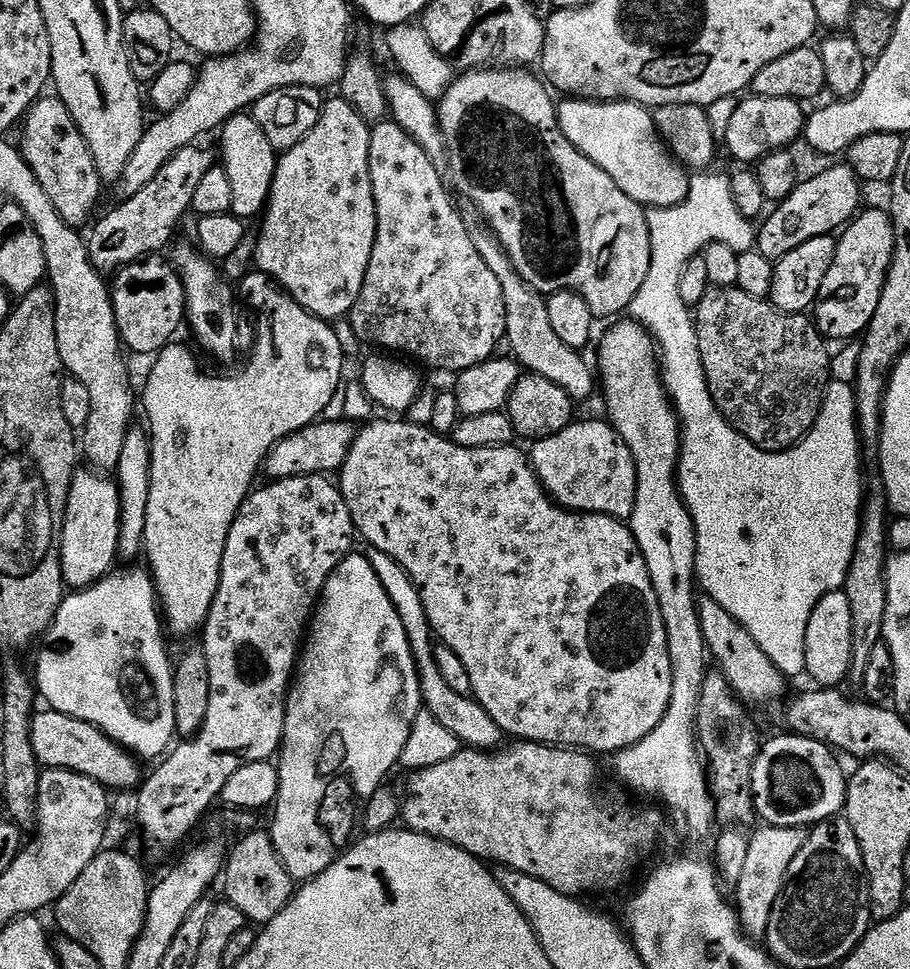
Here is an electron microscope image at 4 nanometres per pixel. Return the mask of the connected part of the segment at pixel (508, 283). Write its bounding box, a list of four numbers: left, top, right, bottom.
[471,227,598,402]

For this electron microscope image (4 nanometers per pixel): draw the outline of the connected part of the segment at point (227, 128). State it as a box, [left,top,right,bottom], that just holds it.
[219,114,278,221]

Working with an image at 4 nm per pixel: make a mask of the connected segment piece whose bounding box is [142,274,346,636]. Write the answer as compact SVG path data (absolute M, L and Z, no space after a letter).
M255 274L248 276L238 284L238 296L245 300L250 307L256 311L256 316L260 321L256 324L256 349L252 352L252 357L248 360L244 372L237 376L203 376L200 368L196 365L196 360L184 348L169 346L151 361L152 369L148 372L148 381L144 384L144 400L142 396L142 408L144 404L144 416L148 419L146 431L152 441L152 465L150 466L150 506L146 506L146 534L144 535L144 552L148 556L147 567L156 585L156 595L159 607L166 617L166 624L180 636L188 636L191 632L199 633L204 624L208 621L210 608L214 602L214 596L218 594L218 582L222 574L222 554L226 550L226 538L230 534L230 526L234 526L234 518L238 510L244 505L257 483L256 475L261 475L264 461L267 460L270 450L282 438L290 434L300 432L306 426L317 423L325 415L324 412L332 404L332 399L337 399L338 393L342 388L340 375L344 372L344 360L346 353L342 350L342 342L338 342L338 334L335 327L327 320L319 320L317 316L312 316L303 306L292 299L287 292L281 290L274 283L271 276Z

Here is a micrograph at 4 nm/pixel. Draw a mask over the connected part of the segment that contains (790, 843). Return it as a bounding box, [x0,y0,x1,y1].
[734,826,809,942]

